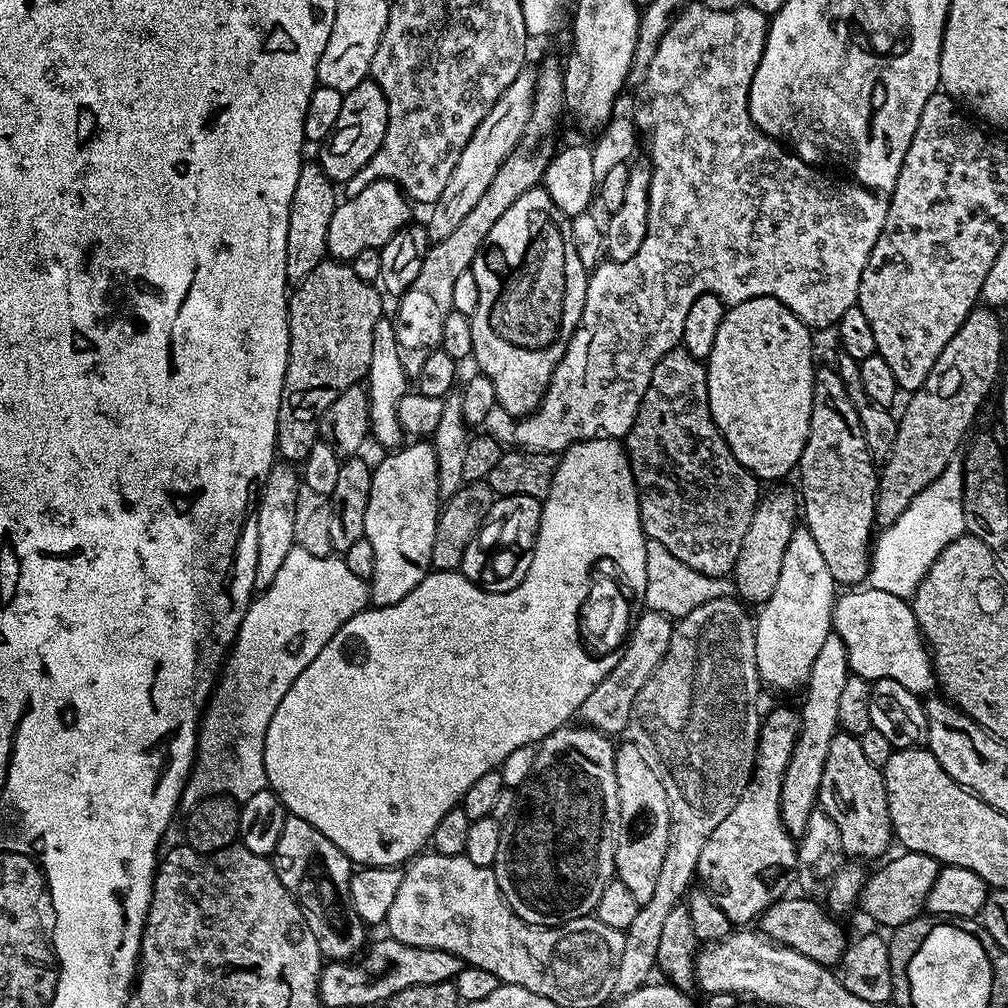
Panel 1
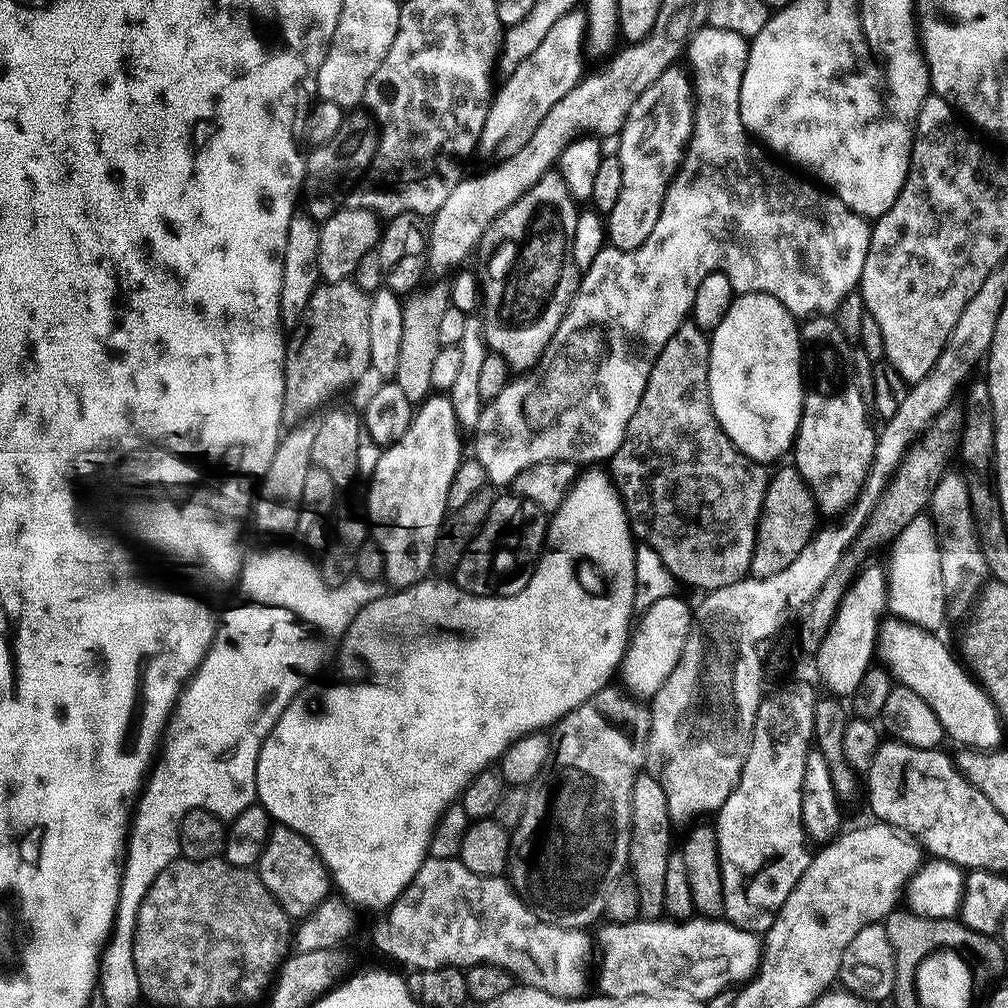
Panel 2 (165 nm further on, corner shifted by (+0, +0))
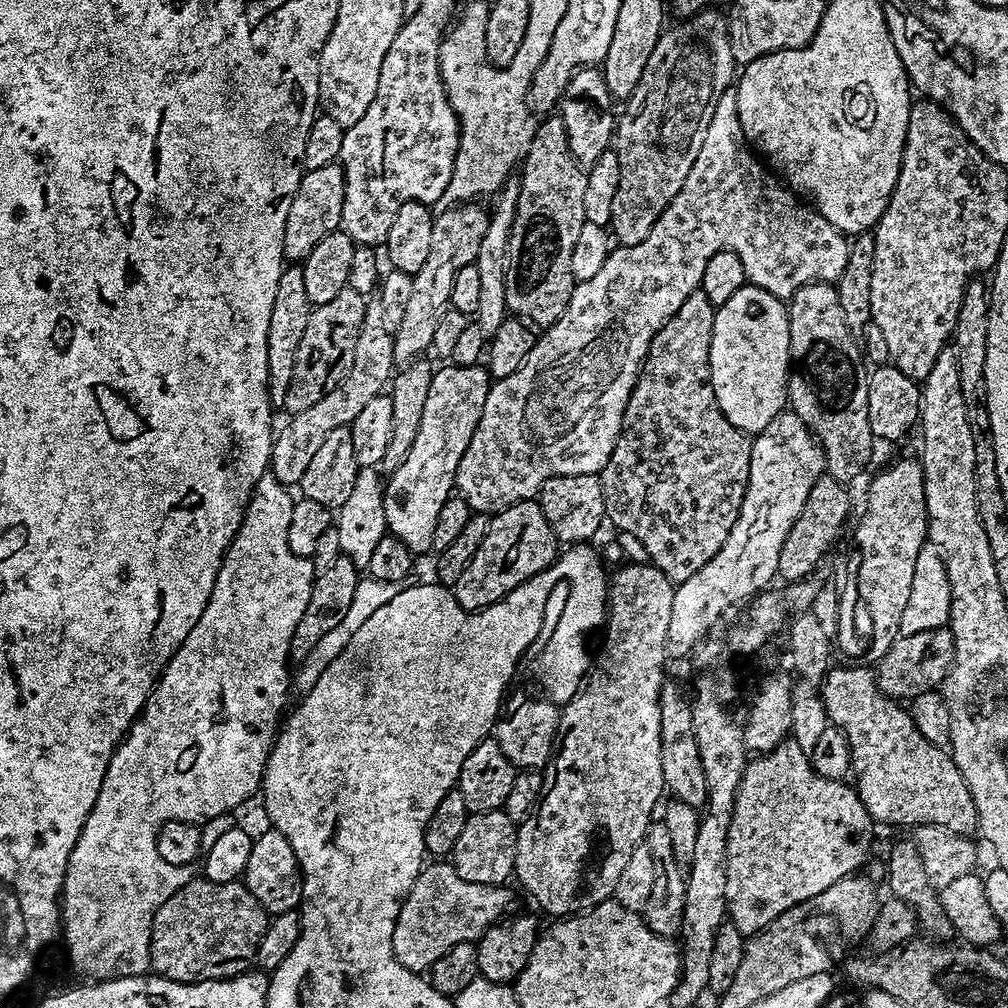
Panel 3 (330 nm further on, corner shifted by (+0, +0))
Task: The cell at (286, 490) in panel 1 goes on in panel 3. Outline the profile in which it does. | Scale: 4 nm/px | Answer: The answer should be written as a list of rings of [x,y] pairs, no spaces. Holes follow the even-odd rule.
[[[379,298],[367,301],[368,309],[358,334],[358,346],[354,346],[354,362],[342,378],[340,385],[326,398],[314,402],[307,410],[291,413],[288,425],[275,433],[272,442],[272,462],[270,475],[278,478],[286,486],[299,485],[302,474],[306,474],[314,453],[322,447],[322,442],[334,430],[347,428],[358,418],[358,413],[374,398],[378,398],[389,387],[394,375],[394,332],[382,322],[382,302]]]

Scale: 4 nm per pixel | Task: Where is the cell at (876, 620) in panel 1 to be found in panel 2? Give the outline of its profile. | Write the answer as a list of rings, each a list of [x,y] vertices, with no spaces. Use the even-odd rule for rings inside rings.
[[[895,618],[888,619],[881,623],[880,634],[876,640],[876,656],[879,663],[884,665],[903,687],[914,690],[914,694],[918,694],[922,702],[926,702],[926,706],[934,710],[934,714],[938,714],[938,722],[942,722],[944,735],[949,741],[964,744],[960,746],[977,752],[992,752],[999,749],[1003,745],[1000,743],[1004,740],[1004,728],[1000,725],[1002,717],[996,711],[996,705],[992,703],[987,692],[978,686],[977,681],[969,675],[958,660],[956,662],[952,658],[947,646],[938,637],[922,632],[915,623],[907,623],[905,620]]]

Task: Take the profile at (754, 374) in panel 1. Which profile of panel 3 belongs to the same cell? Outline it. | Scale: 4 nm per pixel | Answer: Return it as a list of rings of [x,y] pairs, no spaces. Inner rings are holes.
[[[745,283],[730,302],[717,307],[710,342],[712,385],[722,414],[734,426],[759,434],[783,413],[791,359],[788,310],[781,297]]]

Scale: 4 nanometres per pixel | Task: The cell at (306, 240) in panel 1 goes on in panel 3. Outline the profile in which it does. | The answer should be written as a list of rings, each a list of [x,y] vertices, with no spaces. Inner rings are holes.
[[[300,266],[285,267],[278,278],[278,294],[274,294],[274,310],[270,310],[270,330],[266,334],[266,362],[268,363],[268,397],[273,405],[283,405],[290,378],[294,374],[294,358],[298,358],[298,342],[306,334],[313,304],[306,298],[306,278]]]

